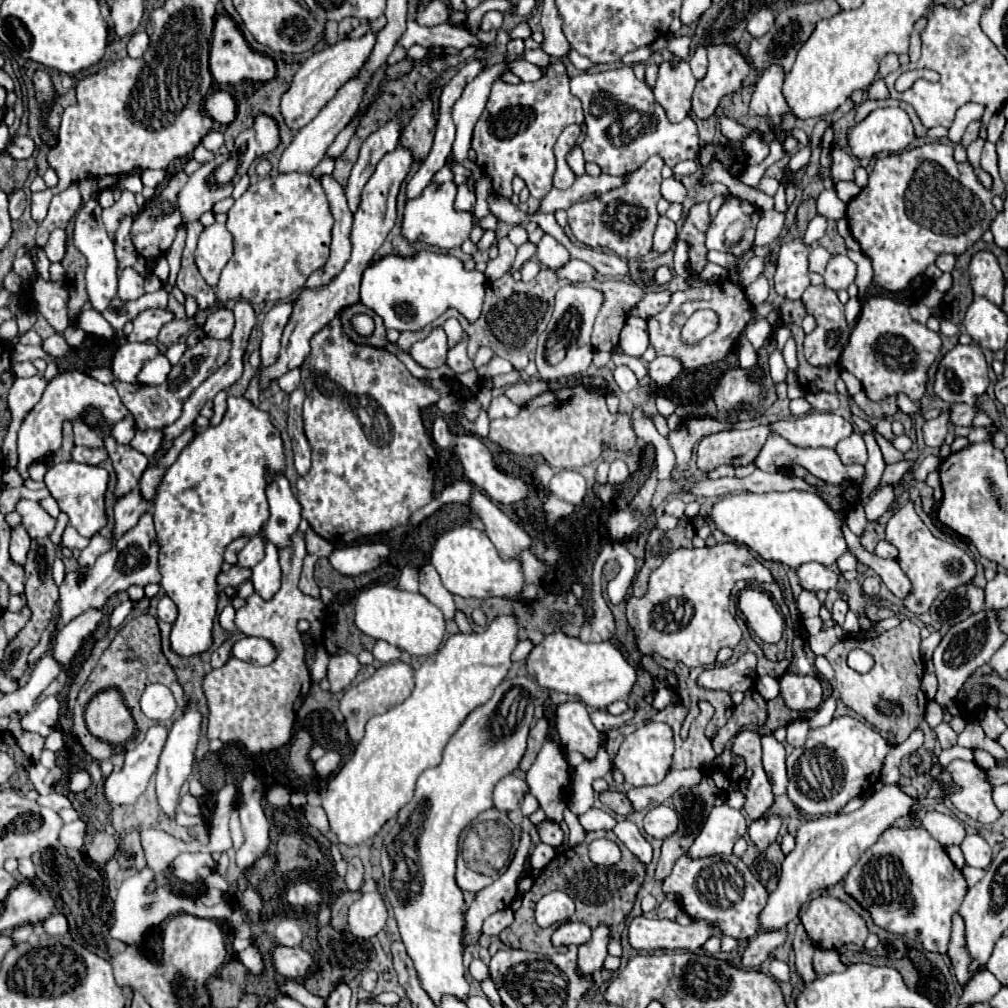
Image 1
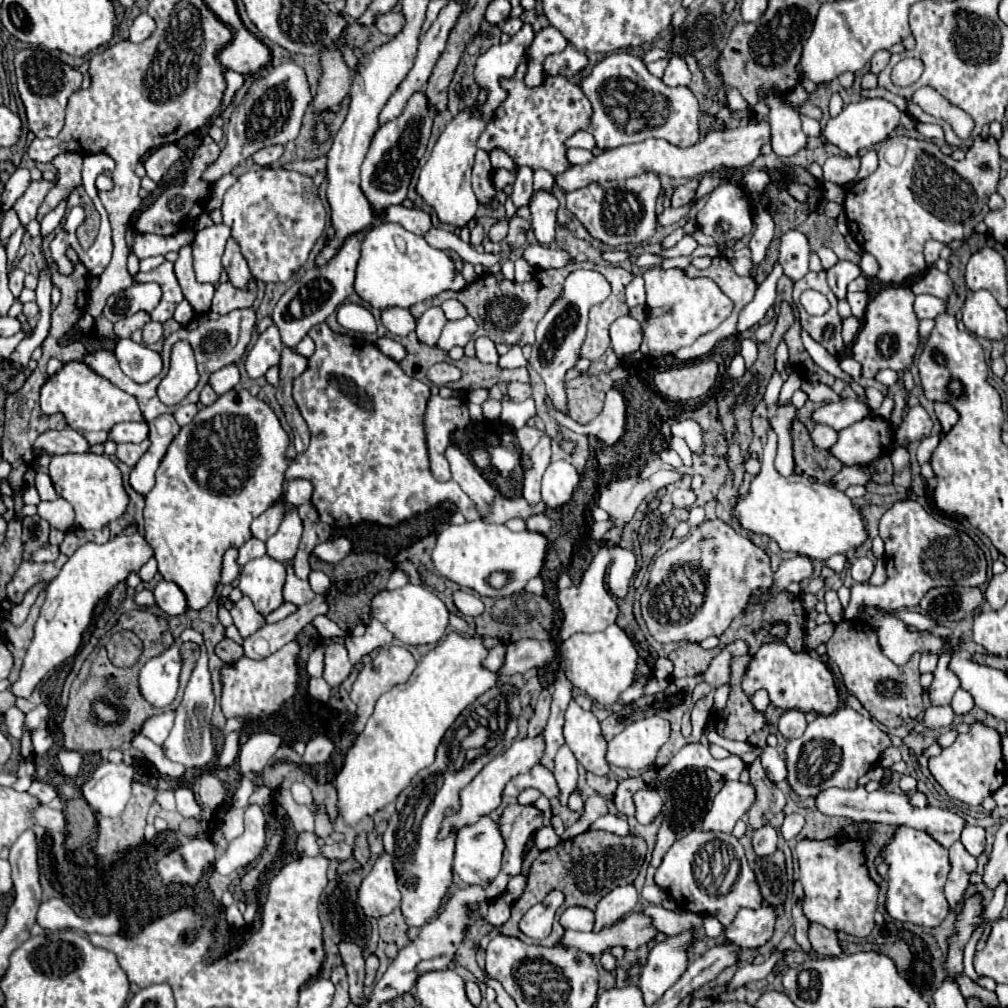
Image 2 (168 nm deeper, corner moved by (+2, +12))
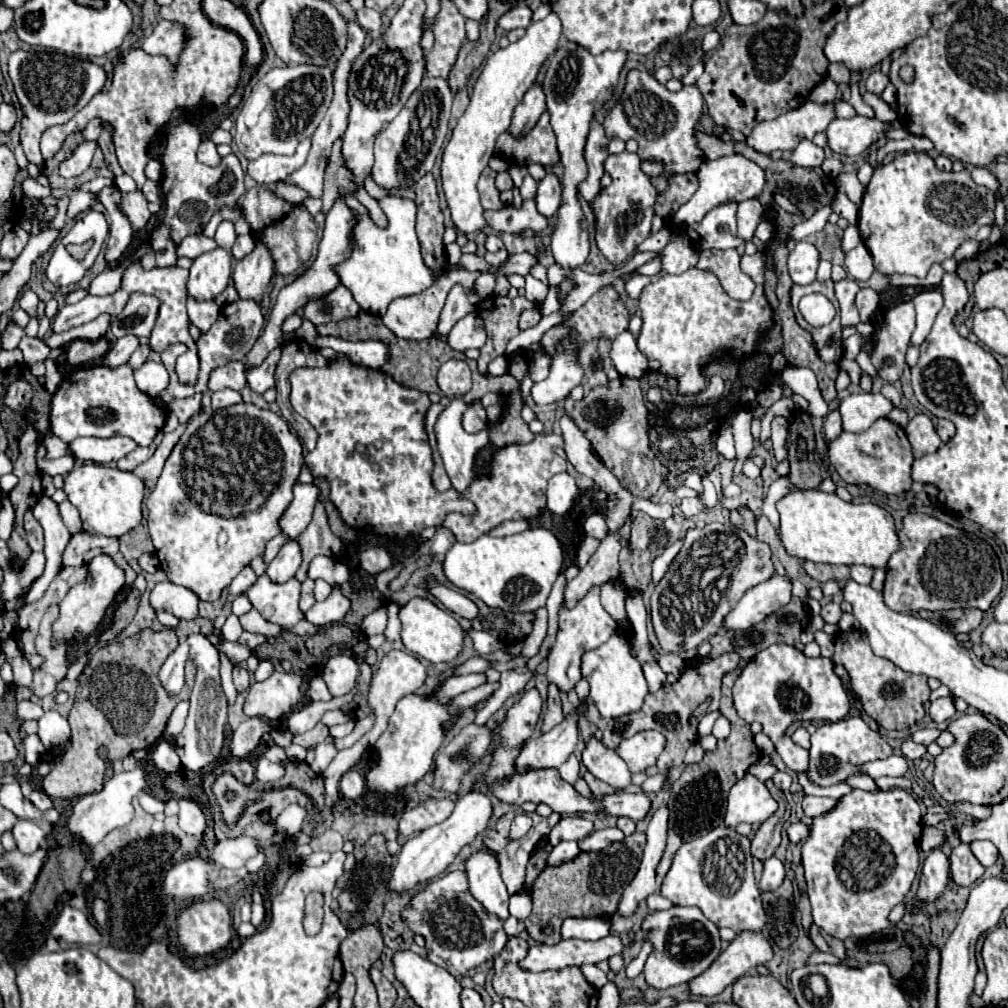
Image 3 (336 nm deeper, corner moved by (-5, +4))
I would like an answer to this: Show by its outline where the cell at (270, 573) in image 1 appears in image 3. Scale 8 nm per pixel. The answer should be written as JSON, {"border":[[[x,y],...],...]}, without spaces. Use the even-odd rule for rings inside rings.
{"border":[[[264,573],[256,579],[256,583],[246,591],[252,607],[260,611],[260,615],[276,625],[292,627],[300,619],[304,619],[302,611],[298,609],[300,597],[300,581],[288,579],[286,583],[274,583]]]}

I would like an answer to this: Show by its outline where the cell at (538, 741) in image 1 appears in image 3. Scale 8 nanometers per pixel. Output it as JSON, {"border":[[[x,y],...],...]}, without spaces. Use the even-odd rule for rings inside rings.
{"border":[[[550,683],[548,689],[548,709],[542,721],[542,733],[548,733],[550,729],[554,729],[558,723],[564,721],[564,713],[562,713],[562,701],[560,701],[560,691],[554,683]]]}

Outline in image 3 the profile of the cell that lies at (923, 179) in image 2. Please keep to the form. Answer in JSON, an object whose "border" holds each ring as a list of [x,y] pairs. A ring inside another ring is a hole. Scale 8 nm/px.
{"border":[[[908,151],[898,153],[890,163],[884,163],[874,171],[860,205],[858,229],[864,245],[874,257],[874,267],[880,273],[904,273],[922,279],[926,277],[932,263],[952,257],[954,251],[966,239],[972,239],[982,225],[990,225],[994,221],[994,203],[996,195],[986,187],[976,185],[968,169],[962,169],[960,173],[940,171],[932,155]]]}

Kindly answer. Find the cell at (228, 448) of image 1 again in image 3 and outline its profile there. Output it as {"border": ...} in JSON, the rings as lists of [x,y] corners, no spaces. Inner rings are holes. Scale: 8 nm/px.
{"border":[[[238,403],[218,411],[202,411],[176,443],[146,501],[150,537],[156,547],[160,567],[168,579],[176,585],[188,587],[202,601],[220,599],[220,593],[230,585],[240,569],[254,557],[262,555],[266,541],[280,533],[276,519],[292,501],[292,487],[300,475],[302,463],[304,457],[300,441],[290,433],[288,423],[270,409],[260,409],[254,403]]]}

